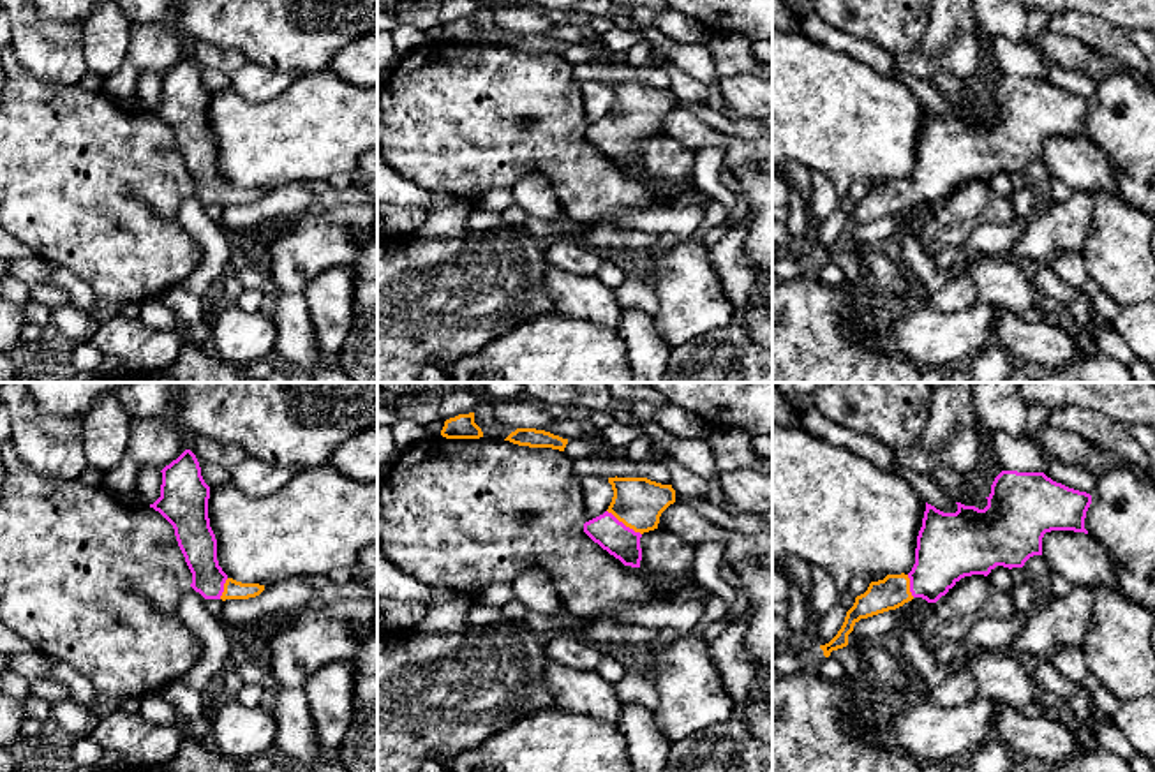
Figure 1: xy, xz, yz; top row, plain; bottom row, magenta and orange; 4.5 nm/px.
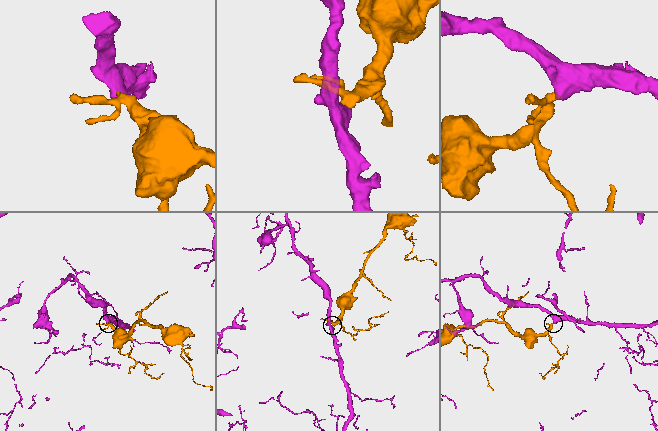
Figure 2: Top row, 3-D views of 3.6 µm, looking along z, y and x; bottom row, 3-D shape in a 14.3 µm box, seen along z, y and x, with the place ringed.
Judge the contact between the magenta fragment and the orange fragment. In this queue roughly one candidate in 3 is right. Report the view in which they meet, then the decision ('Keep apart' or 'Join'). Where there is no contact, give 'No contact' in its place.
Touches magenta in xz. Join

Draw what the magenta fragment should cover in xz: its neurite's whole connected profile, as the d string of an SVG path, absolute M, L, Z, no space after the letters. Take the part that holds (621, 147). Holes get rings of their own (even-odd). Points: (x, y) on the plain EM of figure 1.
M615 81L608 88L612 108L603 120L584 129L584 137L624 171L640 173L640 143L658 134L661 118L675 108L675 95L647 83Z

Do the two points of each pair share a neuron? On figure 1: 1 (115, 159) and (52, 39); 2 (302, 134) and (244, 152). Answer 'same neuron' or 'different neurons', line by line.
1: different neurons
2: same neuron

